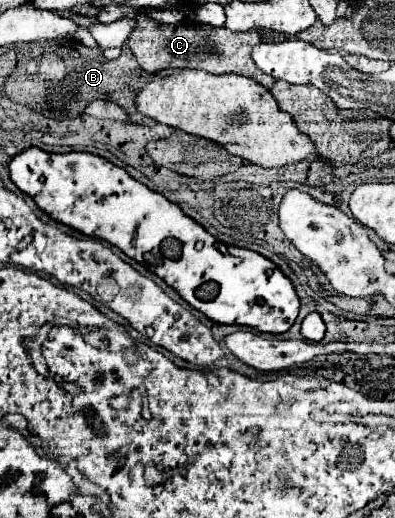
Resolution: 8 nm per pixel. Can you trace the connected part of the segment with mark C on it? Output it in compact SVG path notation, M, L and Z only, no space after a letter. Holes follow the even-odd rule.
M137 17L137 29L133 37L129 39L129 47L133 55L137 57L139 65L147 73L157 73L161 67L161 61L165 61L167 67L191 67L191 69L203 69L213 75L225 75L231 73L231 59L243 59L249 57L249 63L255 65L251 59L251 49L261 41L259 33L233 33L229 29L213 29L203 31L199 27L191 25L161 25L157 21L151 21L147 17ZM221 61L221 71L211 71L211 65Z

